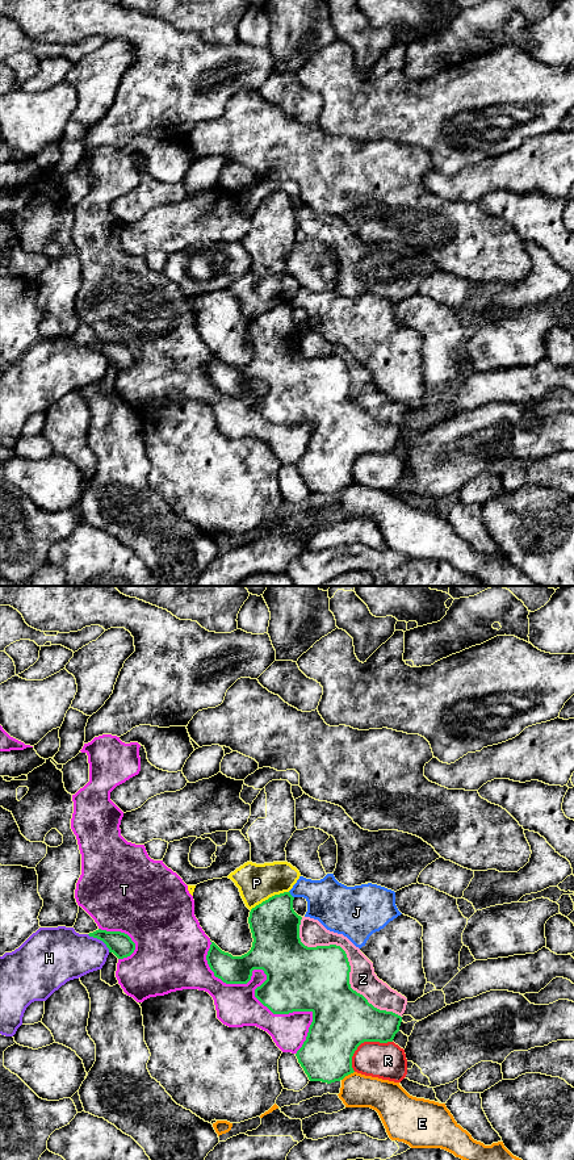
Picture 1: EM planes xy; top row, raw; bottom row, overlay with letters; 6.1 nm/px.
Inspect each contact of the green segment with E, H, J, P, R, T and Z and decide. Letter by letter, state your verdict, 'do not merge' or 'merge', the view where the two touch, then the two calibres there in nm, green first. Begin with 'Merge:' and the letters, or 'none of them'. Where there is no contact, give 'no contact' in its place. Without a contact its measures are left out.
Merge: none of them
E: do not merge; meets green in xy; 320 nm thick on the green side, 200 nm on the other
H: do not merge; meets green in xy; 140 nm thick on the green side, 320 nm on the other
J: do not merge; meets green in xy; 300 nm thick on the green side, 260 nm on the other
P: do not merge; meets green in xy; 300 nm thick on the green side, 240 nm on the other
R: do not merge; meets green in xy; 360 nm thick on the green side, 220 nm on the other
T: do not merge; meets green in xy; 360 nm thick on the green side, 260 nm on the other
Z: do not merge; meets green in xy; 400 nm thick on the green side, 160 nm on the other

